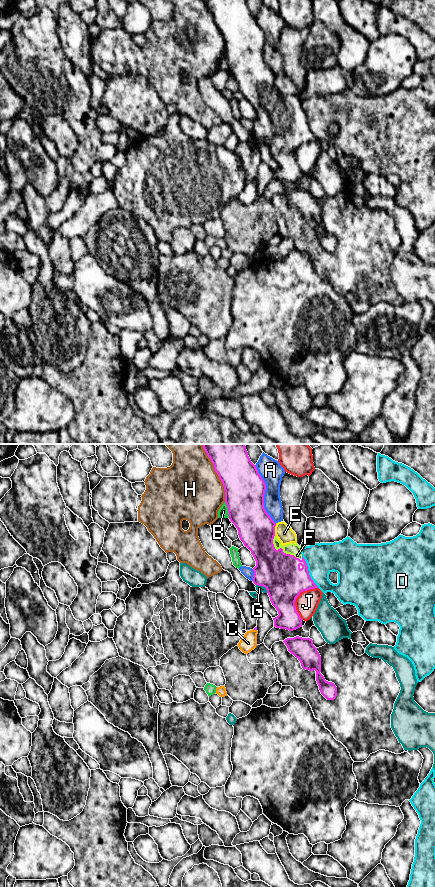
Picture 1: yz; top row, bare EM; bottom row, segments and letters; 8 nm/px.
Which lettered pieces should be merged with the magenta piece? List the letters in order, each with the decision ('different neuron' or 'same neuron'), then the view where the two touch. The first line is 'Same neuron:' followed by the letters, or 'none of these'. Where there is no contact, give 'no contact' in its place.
Same neuron: C, F
A: different neuron; meets magenta in yz
B: different neuron; meets magenta in yz
C: same neuron; meets magenta in yz
D: different neuron; meets magenta in yz
E: different neuron; meets magenta in yz
F: same neuron; meets magenta in yz
G: different neuron; meets magenta in yz
H: different neuron; meets magenta in yz
J: different neuron; meets magenta in yz

